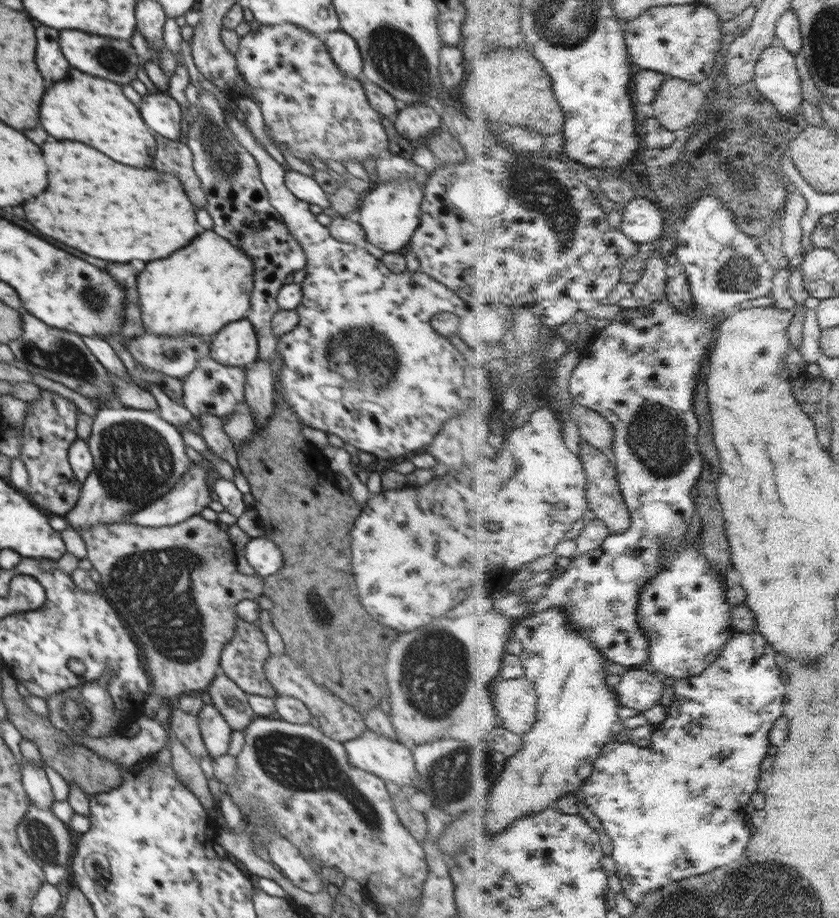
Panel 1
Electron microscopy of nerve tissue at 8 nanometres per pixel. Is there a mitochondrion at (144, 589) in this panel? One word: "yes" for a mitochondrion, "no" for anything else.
yes

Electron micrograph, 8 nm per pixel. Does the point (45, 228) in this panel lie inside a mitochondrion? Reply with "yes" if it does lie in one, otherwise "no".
no

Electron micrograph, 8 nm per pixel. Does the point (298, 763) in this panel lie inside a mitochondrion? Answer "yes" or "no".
yes

